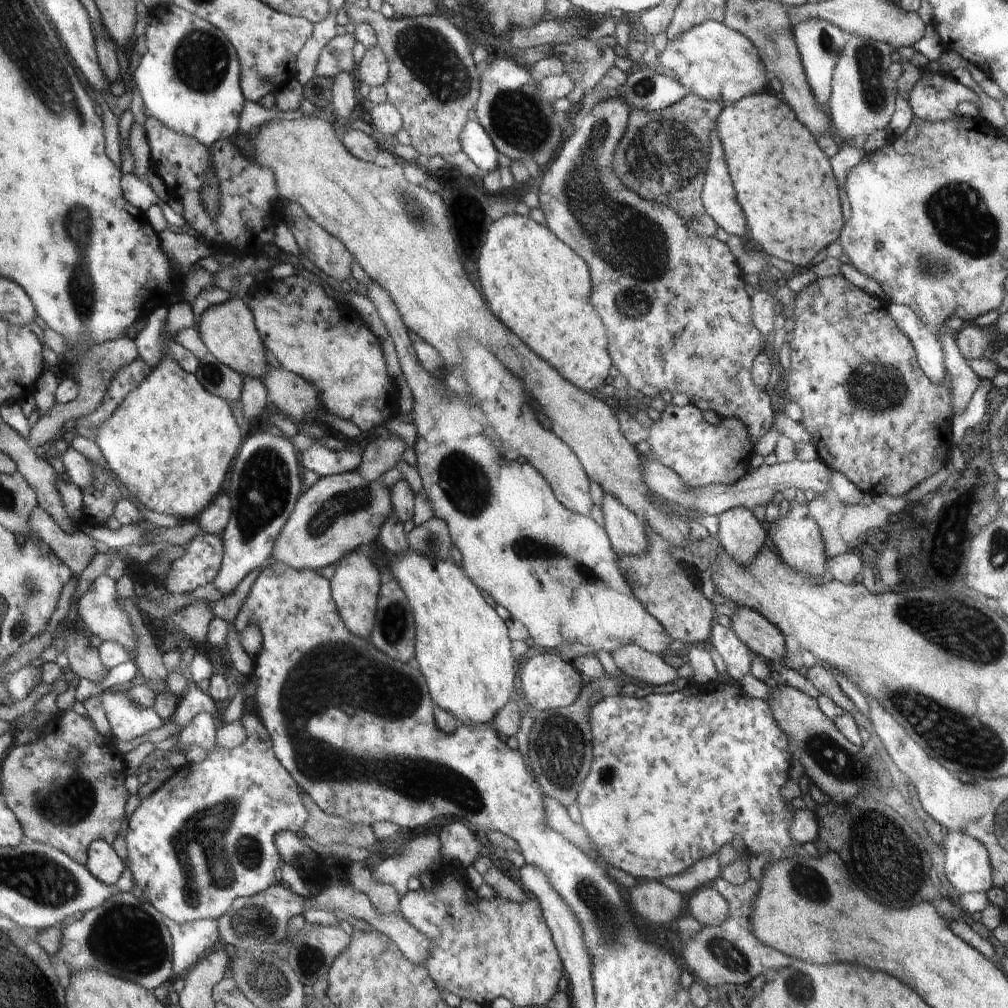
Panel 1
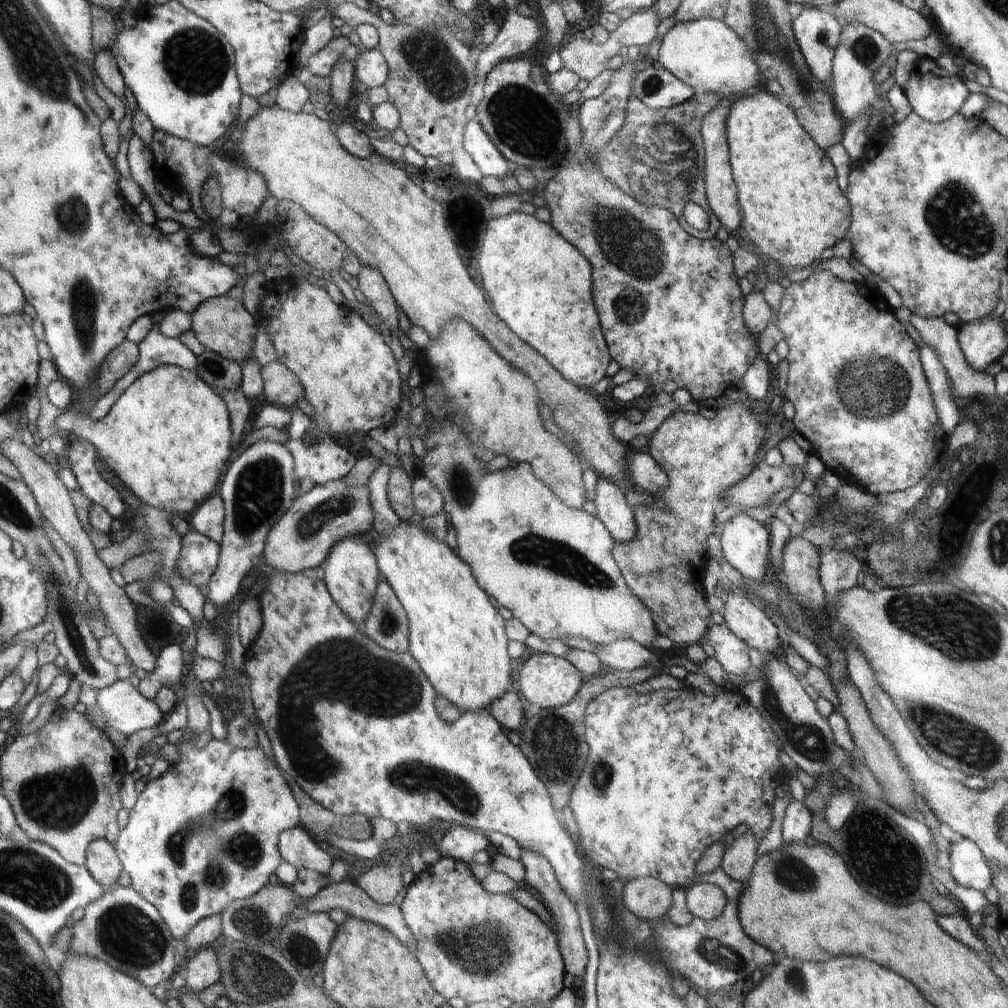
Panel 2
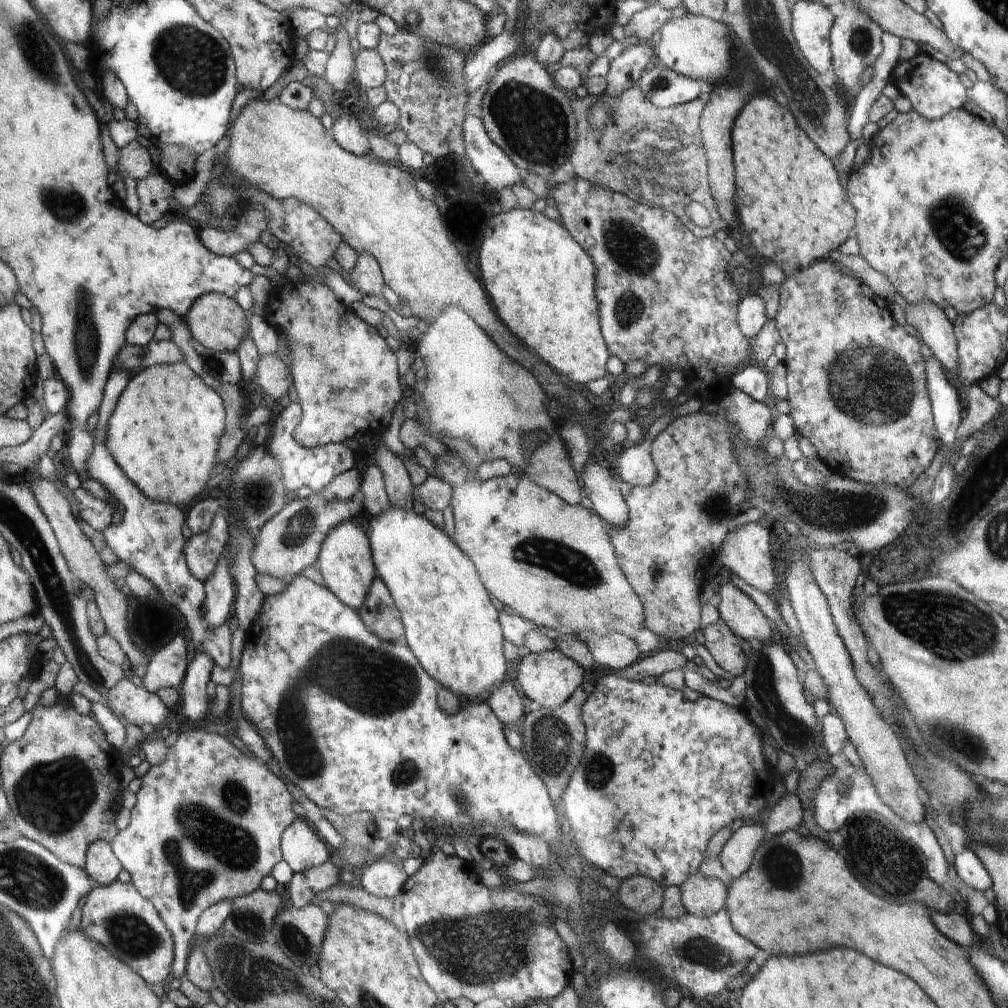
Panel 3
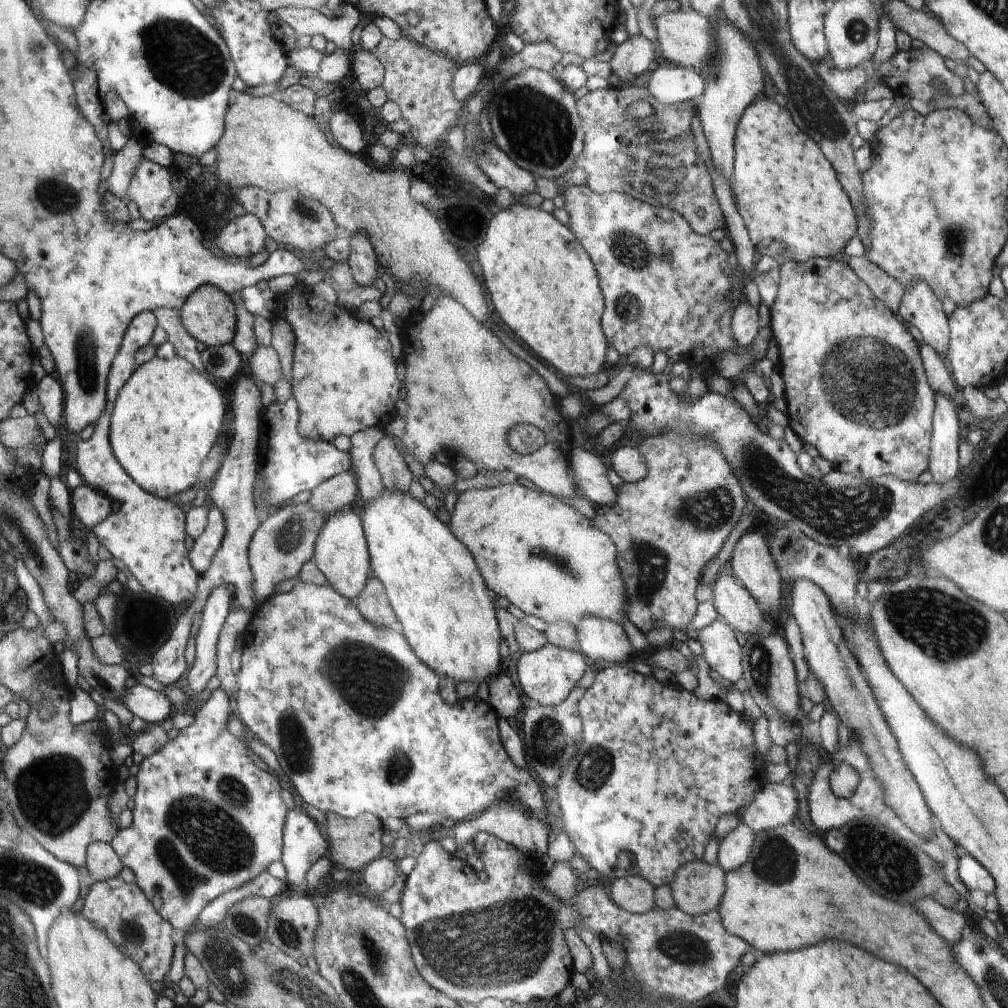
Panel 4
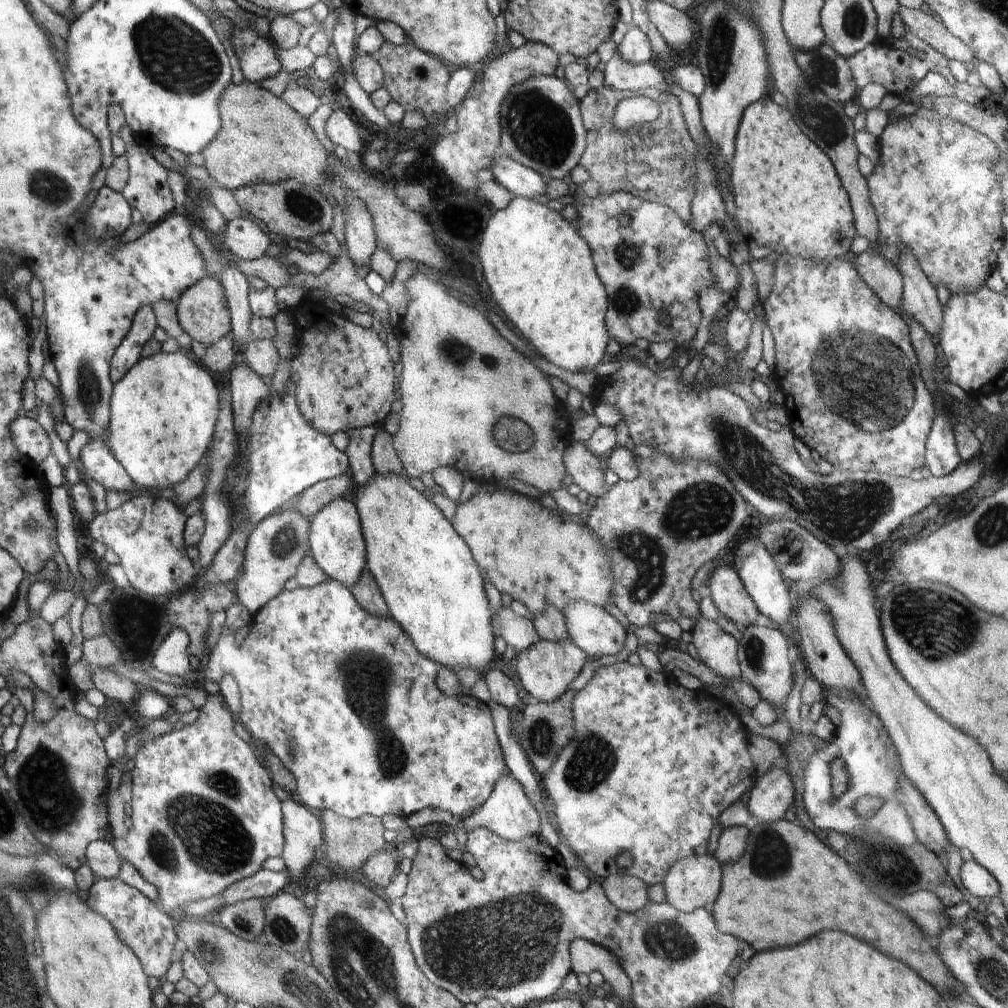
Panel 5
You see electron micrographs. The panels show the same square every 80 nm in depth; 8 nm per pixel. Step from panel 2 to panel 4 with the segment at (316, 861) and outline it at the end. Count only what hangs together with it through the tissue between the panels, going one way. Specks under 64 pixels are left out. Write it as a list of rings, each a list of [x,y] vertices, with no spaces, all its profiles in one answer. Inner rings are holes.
[[[298,805],[287,814],[284,829],[283,857],[281,858],[288,873],[288,883],[301,889],[301,882],[311,866],[322,857],[328,856],[329,844],[324,832],[312,818]]]

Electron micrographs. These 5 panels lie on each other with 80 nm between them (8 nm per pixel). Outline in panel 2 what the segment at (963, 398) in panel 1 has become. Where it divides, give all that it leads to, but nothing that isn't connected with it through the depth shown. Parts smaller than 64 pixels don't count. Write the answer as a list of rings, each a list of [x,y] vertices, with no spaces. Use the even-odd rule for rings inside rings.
[[[912,315],[910,319],[910,327],[913,328],[918,339],[931,346],[942,361],[952,392],[955,396],[960,398],[977,398],[983,399],[986,396],[992,396],[995,392],[995,377],[986,374],[984,371],[975,371],[971,368],[962,352],[957,337],[957,328],[952,327],[942,317],[919,317]]]

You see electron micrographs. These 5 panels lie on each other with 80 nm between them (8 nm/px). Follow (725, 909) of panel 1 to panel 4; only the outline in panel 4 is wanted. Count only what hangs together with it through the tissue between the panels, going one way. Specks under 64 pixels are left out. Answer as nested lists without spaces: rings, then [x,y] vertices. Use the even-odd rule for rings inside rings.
[[[703,860],[688,862],[671,882],[676,908],[700,916],[718,910],[726,892],[726,872]]]

